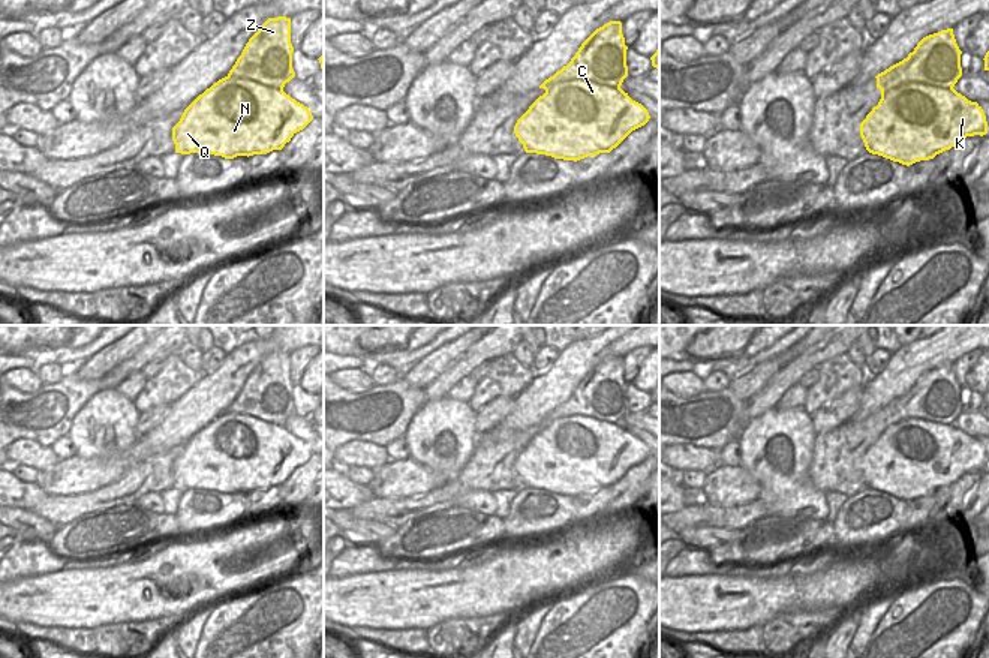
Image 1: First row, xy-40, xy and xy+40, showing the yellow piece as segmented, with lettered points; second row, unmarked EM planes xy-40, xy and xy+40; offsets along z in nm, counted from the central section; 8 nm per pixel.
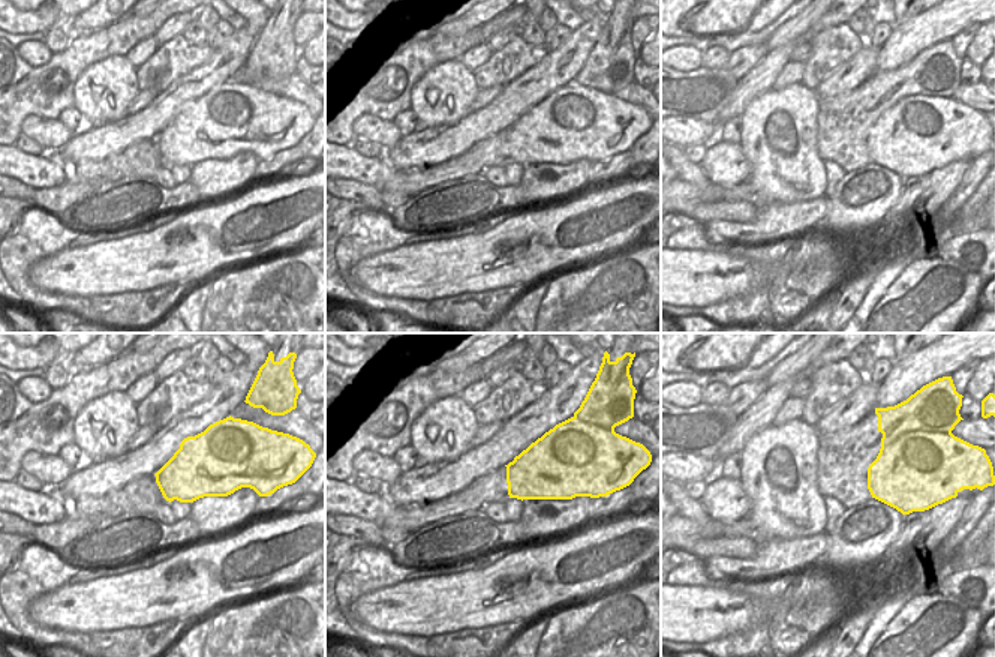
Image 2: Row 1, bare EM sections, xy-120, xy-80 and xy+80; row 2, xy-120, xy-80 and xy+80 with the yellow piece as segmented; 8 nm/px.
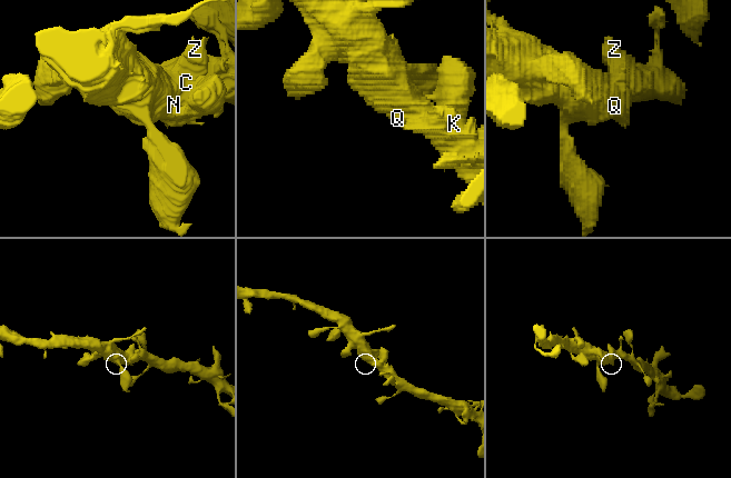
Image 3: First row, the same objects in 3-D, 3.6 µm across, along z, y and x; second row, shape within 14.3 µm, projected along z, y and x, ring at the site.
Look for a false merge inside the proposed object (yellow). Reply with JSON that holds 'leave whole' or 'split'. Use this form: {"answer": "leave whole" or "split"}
{"answer": "leave whole"}

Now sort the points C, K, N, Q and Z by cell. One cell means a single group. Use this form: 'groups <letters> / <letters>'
groups C K N Q Z

